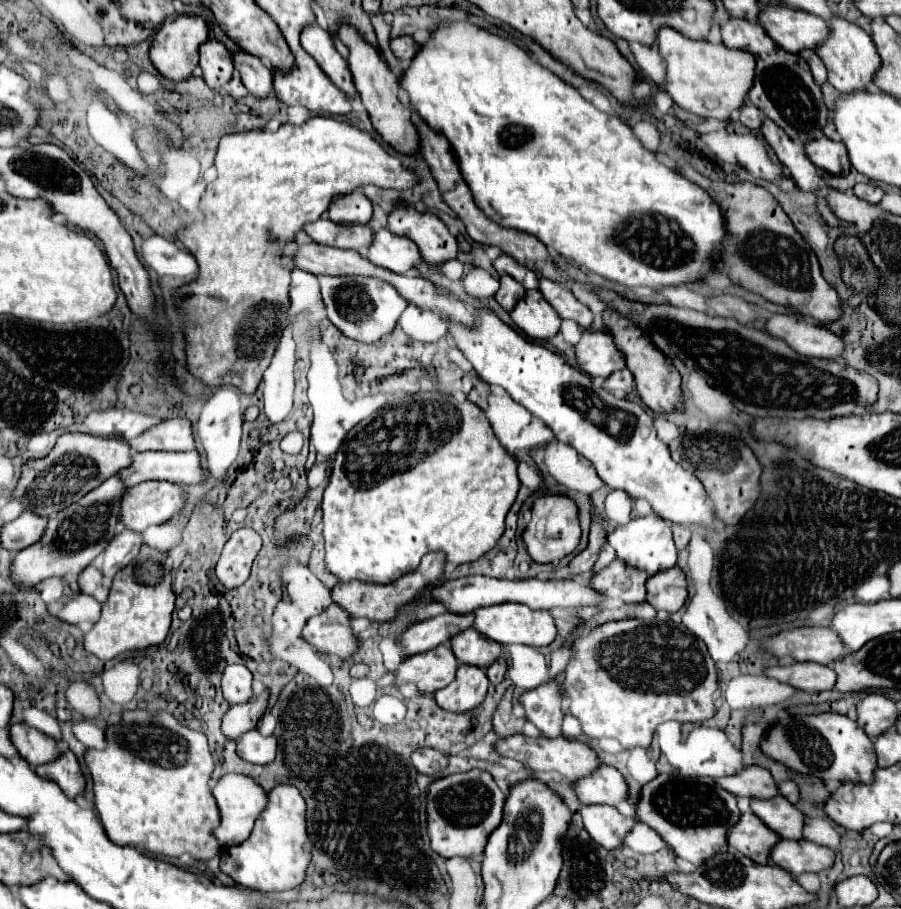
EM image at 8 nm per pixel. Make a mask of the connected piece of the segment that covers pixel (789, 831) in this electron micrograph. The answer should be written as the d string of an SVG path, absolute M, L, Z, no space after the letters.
M778 795L772 799L752 799L752 811L782 839L802 839L802 827L806 817L786 797Z

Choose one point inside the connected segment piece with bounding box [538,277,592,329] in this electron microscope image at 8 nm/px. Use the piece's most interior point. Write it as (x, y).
(567, 306)

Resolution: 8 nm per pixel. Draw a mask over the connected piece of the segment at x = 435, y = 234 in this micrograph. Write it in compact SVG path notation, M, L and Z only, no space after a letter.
M396 203L394 211L388 215L388 229L412 239L418 245L422 259L430 265L456 259L458 255L456 237L450 235L448 227L436 215L418 213L406 203Z

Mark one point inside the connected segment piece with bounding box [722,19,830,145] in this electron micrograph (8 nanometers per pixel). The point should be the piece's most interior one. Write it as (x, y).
(784, 90)

